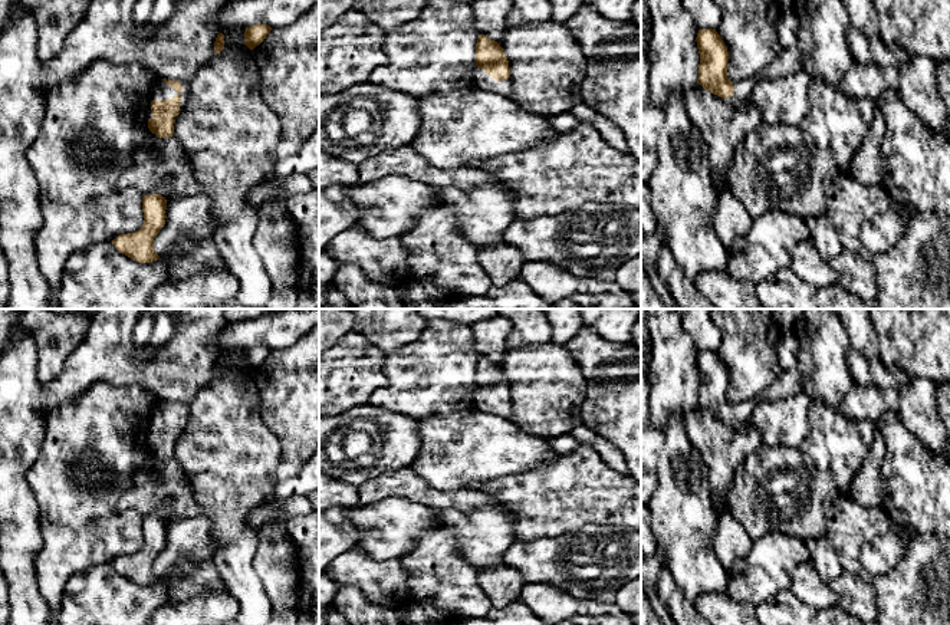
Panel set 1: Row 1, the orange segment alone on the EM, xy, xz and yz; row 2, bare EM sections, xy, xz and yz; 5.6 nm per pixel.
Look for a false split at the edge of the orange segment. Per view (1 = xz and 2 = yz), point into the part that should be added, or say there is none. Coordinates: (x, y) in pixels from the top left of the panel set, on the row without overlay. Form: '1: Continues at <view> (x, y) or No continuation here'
1: Continues at xz (482, 403)
2: Continues at yz (789, 382)

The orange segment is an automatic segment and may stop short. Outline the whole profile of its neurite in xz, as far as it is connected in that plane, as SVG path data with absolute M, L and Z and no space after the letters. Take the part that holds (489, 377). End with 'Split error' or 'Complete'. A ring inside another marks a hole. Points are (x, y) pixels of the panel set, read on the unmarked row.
M480 356L476 366L476 386L474 409L513 420L509 382L500 365Z. Split error

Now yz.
M700 351L696 359L700 375L697 405L726 425L742 430L755 407L769 399L786 399L803 391L796 368L783 371L779 378L757 397L732 404L727 399L729 374L716 351Z. Split error

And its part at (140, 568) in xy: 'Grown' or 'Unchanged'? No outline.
Unchanged

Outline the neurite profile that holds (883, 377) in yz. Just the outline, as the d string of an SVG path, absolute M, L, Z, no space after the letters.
M849 349L848 366L857 384L870 385L871 382L878 388L891 388L898 392L900 386L908 381L904 371L887 368L881 359L868 361L858 351Z

